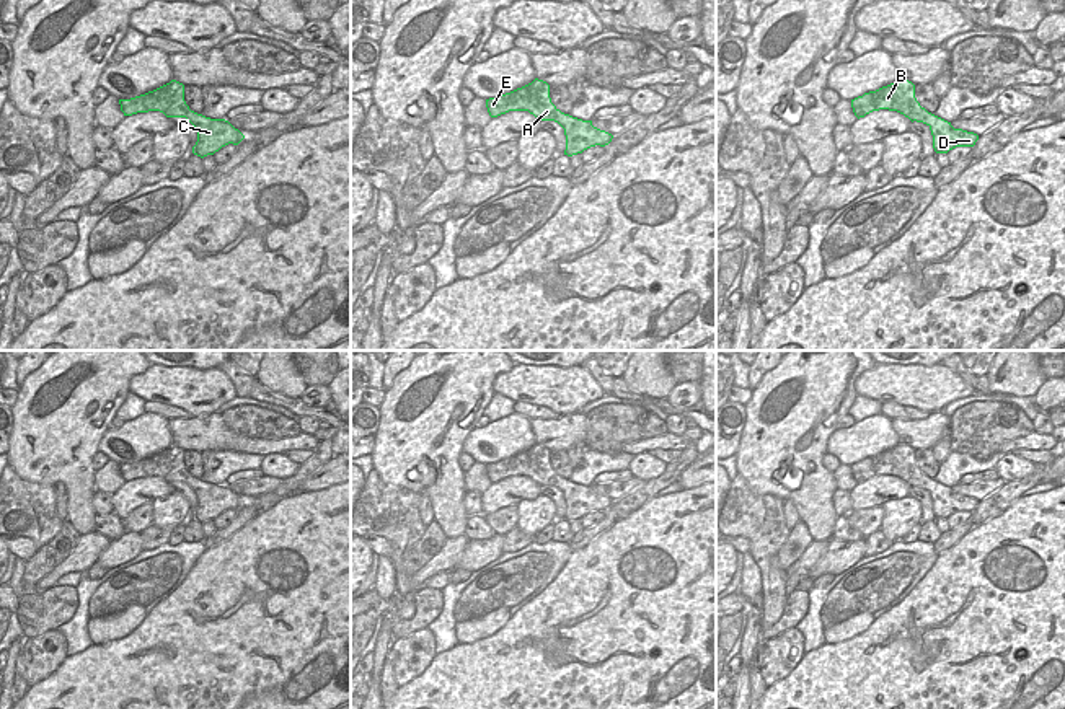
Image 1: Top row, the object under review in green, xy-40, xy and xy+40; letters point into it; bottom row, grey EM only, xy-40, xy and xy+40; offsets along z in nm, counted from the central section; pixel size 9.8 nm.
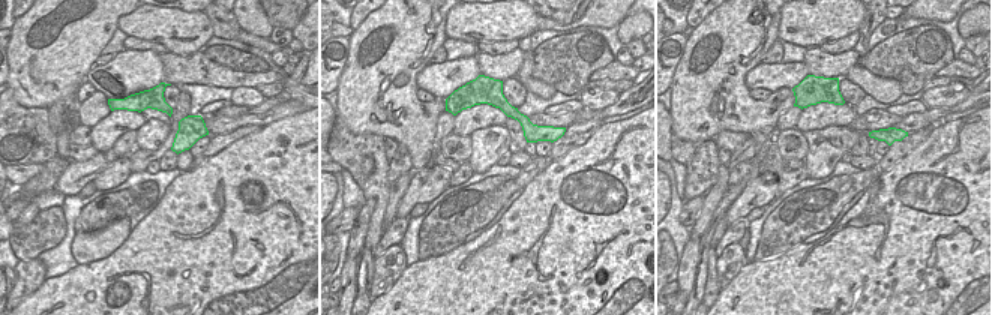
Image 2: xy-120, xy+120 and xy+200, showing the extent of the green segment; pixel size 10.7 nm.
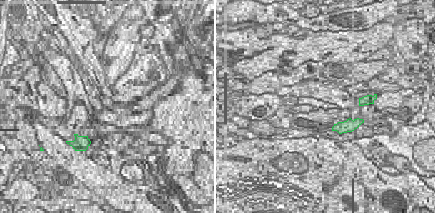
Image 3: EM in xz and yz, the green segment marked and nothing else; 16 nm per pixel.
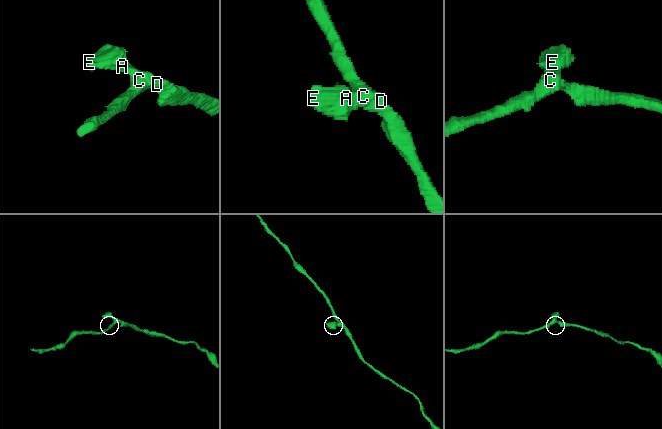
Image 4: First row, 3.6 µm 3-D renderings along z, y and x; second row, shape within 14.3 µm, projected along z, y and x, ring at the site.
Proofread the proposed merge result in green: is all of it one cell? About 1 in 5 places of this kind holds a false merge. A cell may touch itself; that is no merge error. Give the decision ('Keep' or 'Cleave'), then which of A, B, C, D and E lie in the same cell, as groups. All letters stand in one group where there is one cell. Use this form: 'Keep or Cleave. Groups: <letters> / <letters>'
Keep. Groups: A B C D E.

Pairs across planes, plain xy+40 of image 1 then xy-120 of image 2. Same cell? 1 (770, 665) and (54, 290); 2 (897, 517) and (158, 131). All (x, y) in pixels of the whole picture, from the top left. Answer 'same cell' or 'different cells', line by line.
1: different cells
2: same cell

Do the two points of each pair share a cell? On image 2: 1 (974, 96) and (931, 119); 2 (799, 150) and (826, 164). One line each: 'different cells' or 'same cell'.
1: same cell
2: different cells

